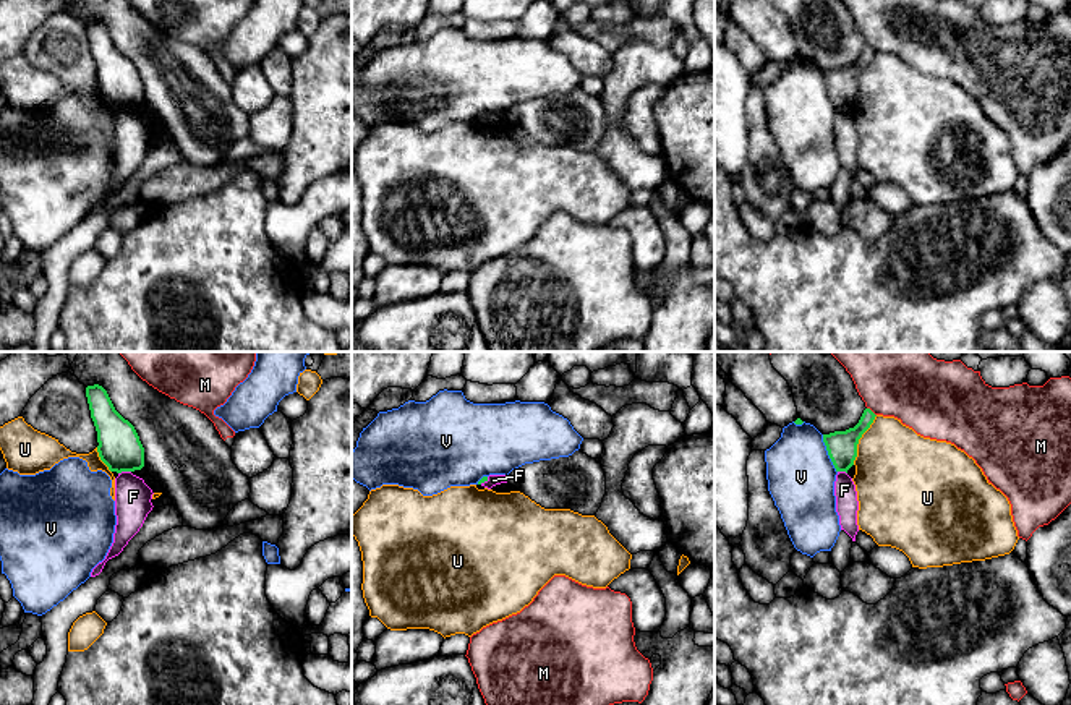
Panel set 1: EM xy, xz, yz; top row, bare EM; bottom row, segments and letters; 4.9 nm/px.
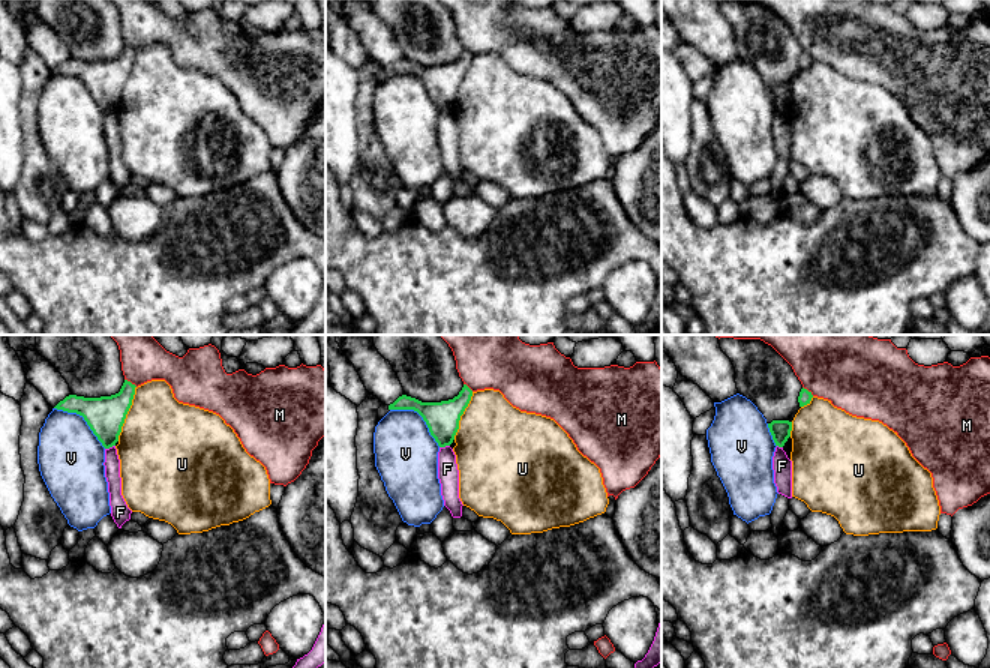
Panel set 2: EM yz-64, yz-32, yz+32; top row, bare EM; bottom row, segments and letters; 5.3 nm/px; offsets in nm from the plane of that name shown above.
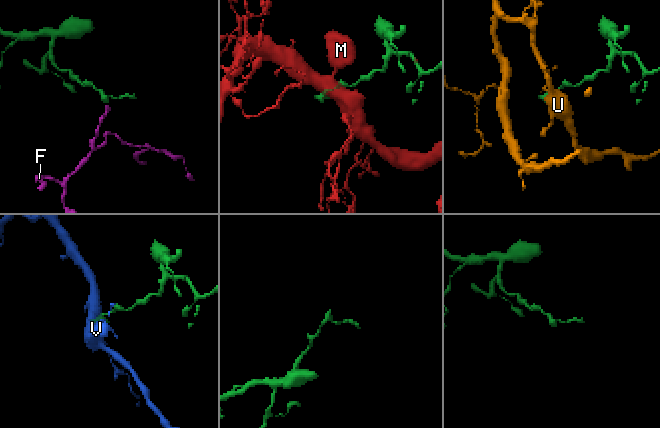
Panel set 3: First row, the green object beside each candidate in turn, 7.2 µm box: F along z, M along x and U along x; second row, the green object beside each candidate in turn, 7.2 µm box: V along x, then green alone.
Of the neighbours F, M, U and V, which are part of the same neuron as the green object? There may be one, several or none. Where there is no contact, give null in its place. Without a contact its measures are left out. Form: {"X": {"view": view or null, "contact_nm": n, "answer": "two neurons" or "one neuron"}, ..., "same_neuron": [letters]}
{"F": {"view": "xy", "contact_nm": 70, "answer": "two neurons"}, "M": {"view": "yz", "contact_nm": 60, "answer": "two neurons"}, "U": {"view": "yz", "contact_nm": 280, "answer": "two neurons"}, "V": {"view": "yz", "contact_nm": 200, "answer": "two neurons"}, "same_neuron": []}

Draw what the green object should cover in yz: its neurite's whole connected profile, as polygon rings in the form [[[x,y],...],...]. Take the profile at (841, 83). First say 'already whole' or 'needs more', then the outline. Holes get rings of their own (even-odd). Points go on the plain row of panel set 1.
already whole | [[[865,45],[854,65],[823,71],[823,79],[836,109],[847,110],[847,107],[854,102],[859,76],[870,65],[875,53],[877,52],[870,45]]]

